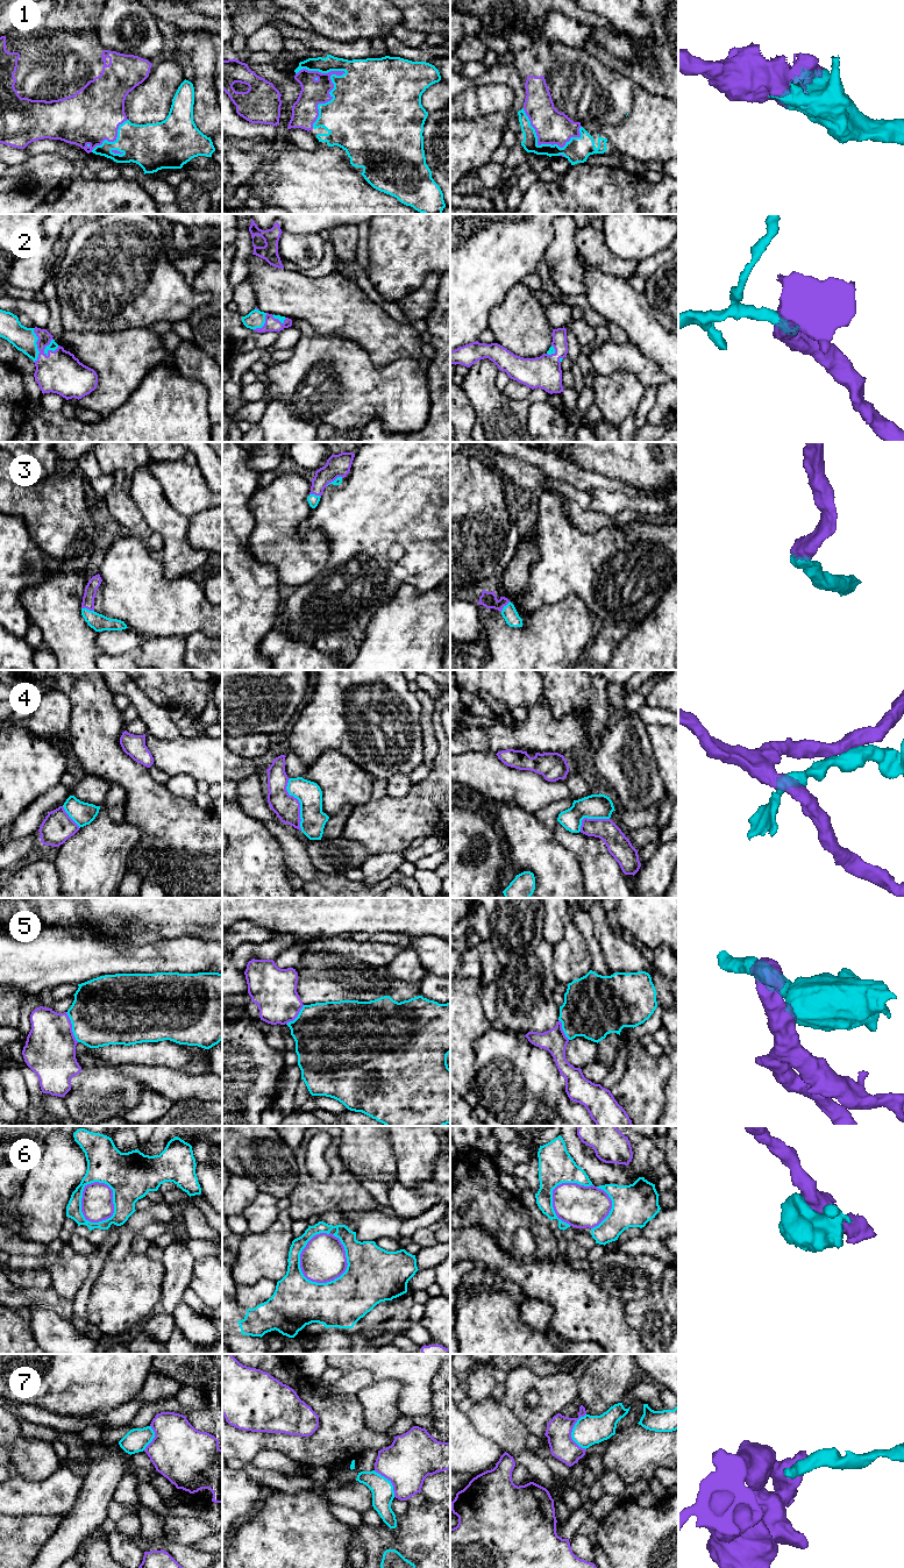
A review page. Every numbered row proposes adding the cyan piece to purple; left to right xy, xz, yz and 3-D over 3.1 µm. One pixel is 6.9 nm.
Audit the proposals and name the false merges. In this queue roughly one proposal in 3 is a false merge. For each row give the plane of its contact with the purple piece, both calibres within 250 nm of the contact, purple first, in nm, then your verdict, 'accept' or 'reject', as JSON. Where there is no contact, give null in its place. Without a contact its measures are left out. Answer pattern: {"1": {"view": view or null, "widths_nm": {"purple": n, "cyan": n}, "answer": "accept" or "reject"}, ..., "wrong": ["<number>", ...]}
{"1": {"view": "xz", "widths_nm": {"purple": 180, "cyan": 500}, "answer": "accept"}, "2": {"view": "xy", "widths_nm": {"purple": 300, "cyan": 60}, "answer": "accept"}, "3": {"view": "xy", "widths_nm": {"purple": 80, "cyan": 120}, "answer": "accept"}, "4": {"view": "xz", "widths_nm": {"purple": 180, "cyan": 170}, "answer": "reject"}, "5": {"view": "xy", "widths_nm": {"purple": 360, "cyan": 460}, "answer": "reject"}, "6": {"view": "xz", "widths_nm": {"purple": 300, "cyan": 200}, "answer": "reject"}, "7": {"view": "yz", "widths_nm": {"purple": 180, "cyan": 200}, "answer": "reject"}, "wrong": ["4", "5", "6", "7"]}

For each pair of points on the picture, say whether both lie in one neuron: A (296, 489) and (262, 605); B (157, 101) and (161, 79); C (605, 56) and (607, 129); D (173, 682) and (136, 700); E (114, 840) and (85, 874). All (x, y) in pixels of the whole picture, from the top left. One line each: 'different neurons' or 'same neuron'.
A: different neurons
B: same neuron
C: different neurons
D: different neurons
E: same neuron

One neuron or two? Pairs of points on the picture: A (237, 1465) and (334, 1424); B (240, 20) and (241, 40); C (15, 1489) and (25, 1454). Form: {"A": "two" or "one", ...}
{"A": "two", "B": "two", "C": "two"}

